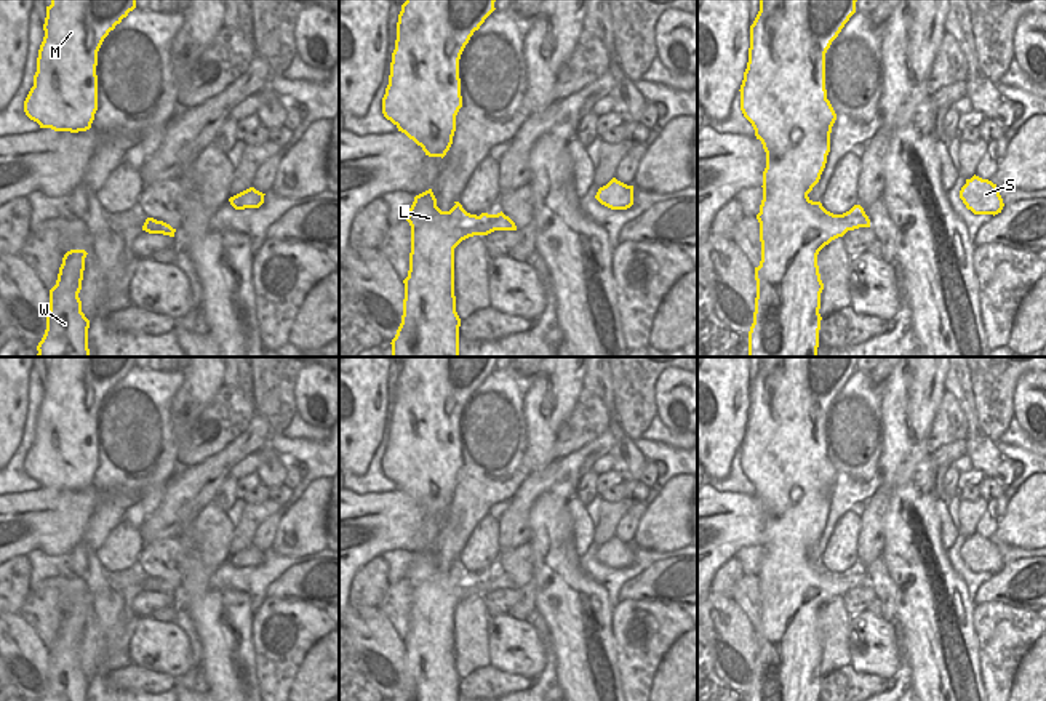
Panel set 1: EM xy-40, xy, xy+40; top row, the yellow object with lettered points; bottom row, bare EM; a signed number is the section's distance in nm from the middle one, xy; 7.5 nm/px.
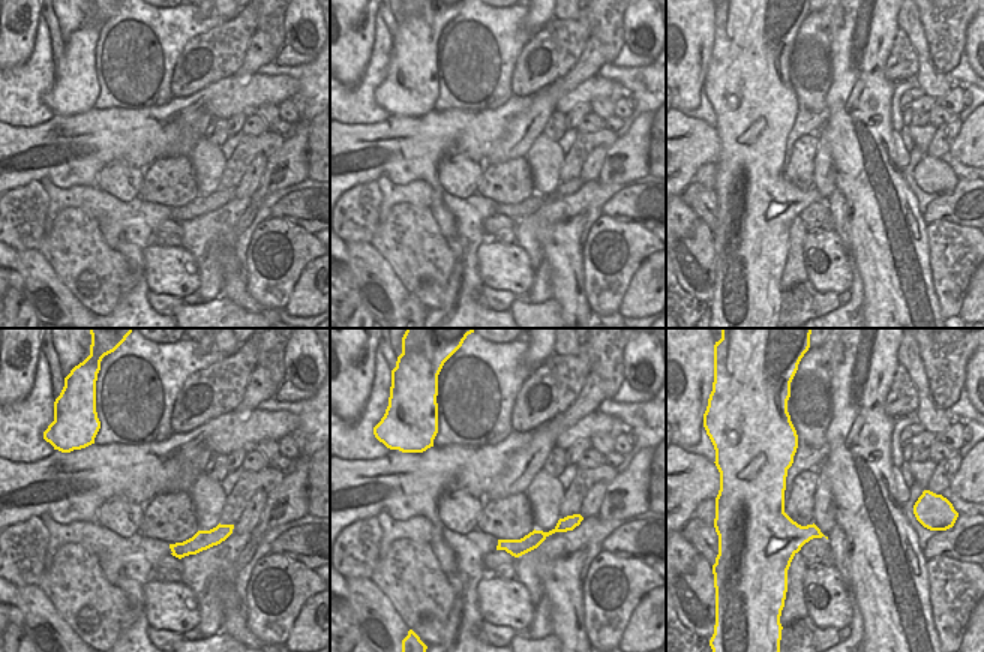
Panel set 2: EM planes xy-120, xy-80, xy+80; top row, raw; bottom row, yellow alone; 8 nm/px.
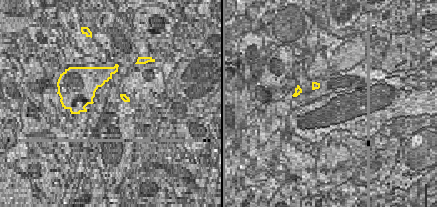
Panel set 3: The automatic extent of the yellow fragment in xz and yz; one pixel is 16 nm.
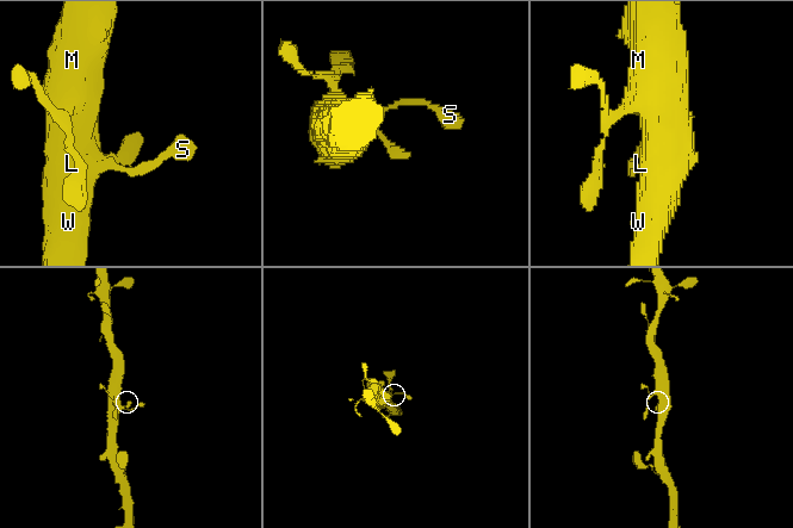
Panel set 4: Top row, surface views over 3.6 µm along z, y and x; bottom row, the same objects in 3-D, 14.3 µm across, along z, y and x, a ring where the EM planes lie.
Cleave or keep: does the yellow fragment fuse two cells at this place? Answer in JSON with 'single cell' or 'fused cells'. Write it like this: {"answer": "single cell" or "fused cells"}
{"answer": "single cell"}

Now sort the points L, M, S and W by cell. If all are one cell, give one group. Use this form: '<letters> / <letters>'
L M S W

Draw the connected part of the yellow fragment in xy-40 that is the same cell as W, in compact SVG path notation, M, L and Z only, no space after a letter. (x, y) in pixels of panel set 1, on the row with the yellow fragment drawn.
M70 250L62 258L56 285L50 290L46 330L37 357L90 357L90 320L78 298L86 254L85 250Z

